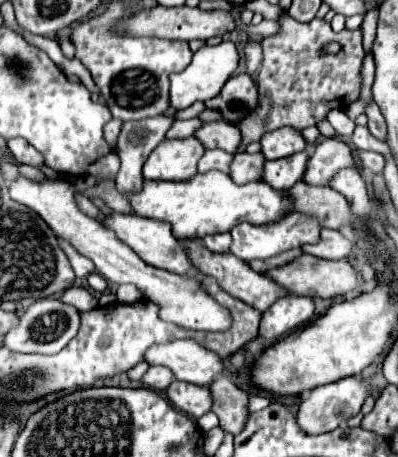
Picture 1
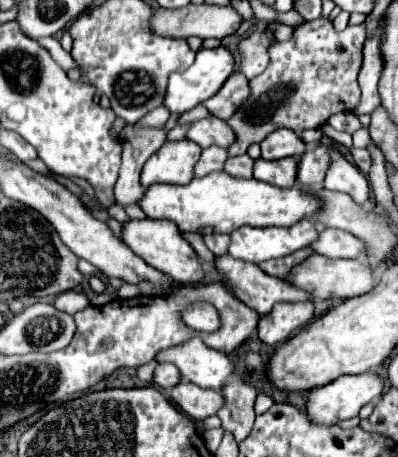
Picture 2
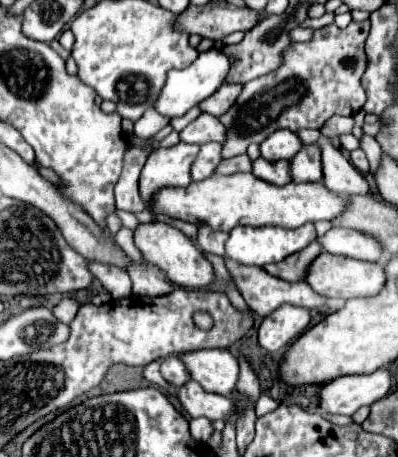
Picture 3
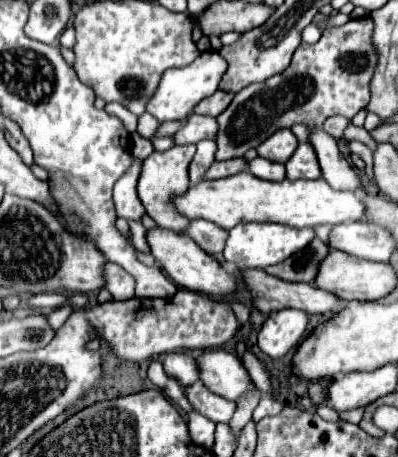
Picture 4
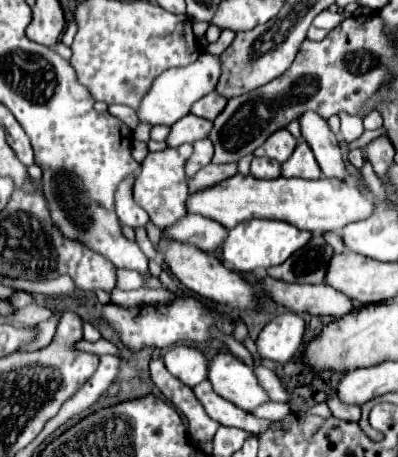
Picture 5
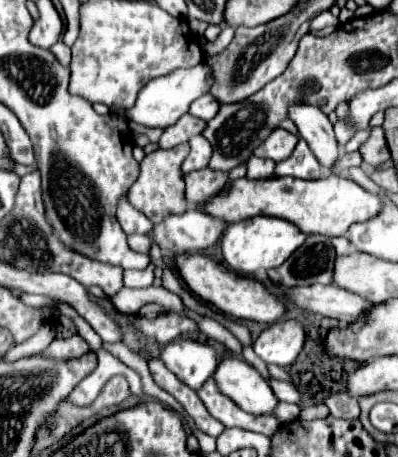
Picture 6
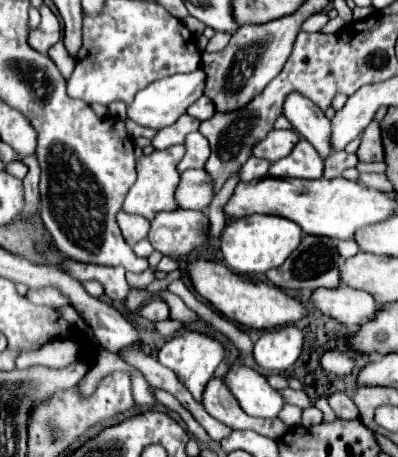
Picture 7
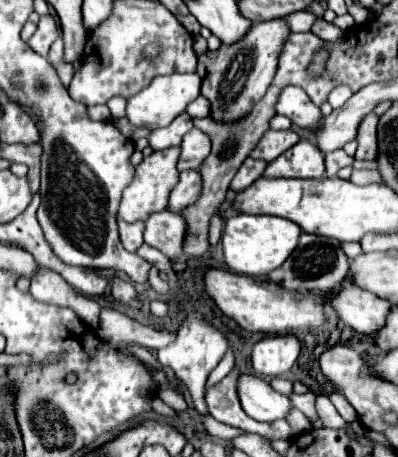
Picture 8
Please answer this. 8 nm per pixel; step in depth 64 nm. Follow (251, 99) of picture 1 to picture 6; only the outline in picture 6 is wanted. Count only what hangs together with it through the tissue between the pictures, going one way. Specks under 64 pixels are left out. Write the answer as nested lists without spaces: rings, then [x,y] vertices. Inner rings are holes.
[[[204,94],[200,96],[198,100],[192,102],[190,106],[190,114],[196,116],[196,118],[202,118],[202,120],[212,120],[212,116],[216,116],[216,112],[220,110],[220,102],[212,96],[212,94]]]

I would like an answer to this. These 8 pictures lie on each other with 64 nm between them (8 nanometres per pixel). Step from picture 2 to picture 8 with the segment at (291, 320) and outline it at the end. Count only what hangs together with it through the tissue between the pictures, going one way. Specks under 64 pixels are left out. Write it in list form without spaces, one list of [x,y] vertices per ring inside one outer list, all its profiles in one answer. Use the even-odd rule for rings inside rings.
[[[294,334],[266,336],[252,348],[252,370],[256,376],[274,378],[292,368],[300,356],[300,340]]]

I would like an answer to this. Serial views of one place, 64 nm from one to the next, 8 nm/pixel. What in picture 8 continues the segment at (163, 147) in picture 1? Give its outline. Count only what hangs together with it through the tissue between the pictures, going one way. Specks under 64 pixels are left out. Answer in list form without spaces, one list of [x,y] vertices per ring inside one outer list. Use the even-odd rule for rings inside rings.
[[[166,148],[166,150],[160,150],[160,152],[146,156],[136,166],[136,176],[134,176],[132,184],[124,190],[124,196],[120,202],[118,216],[122,220],[128,220],[128,222],[146,220],[150,214],[162,212],[168,208],[168,196],[170,196],[170,192],[178,180],[178,170],[176,170],[178,158],[180,158],[180,148]]]

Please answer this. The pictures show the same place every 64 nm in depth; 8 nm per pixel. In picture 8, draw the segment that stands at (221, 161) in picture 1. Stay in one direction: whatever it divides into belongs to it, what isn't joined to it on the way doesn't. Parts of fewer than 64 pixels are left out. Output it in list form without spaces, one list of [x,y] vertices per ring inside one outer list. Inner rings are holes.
[[[192,128],[184,140],[182,140],[182,154],[178,160],[178,170],[190,170],[190,168],[200,168],[200,164],[204,162],[204,158],[210,154],[210,140],[204,132],[200,132],[198,128]]]

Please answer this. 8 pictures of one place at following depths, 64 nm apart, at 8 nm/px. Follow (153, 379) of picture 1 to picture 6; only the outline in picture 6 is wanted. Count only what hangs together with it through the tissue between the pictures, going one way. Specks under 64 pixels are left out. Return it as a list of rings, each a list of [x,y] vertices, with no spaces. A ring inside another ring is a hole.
[[[180,336],[172,344],[166,344],[160,358],[164,360],[166,368],[176,374],[178,380],[194,390],[198,390],[204,380],[212,376],[218,364],[216,350],[212,346],[194,342],[186,336]]]

